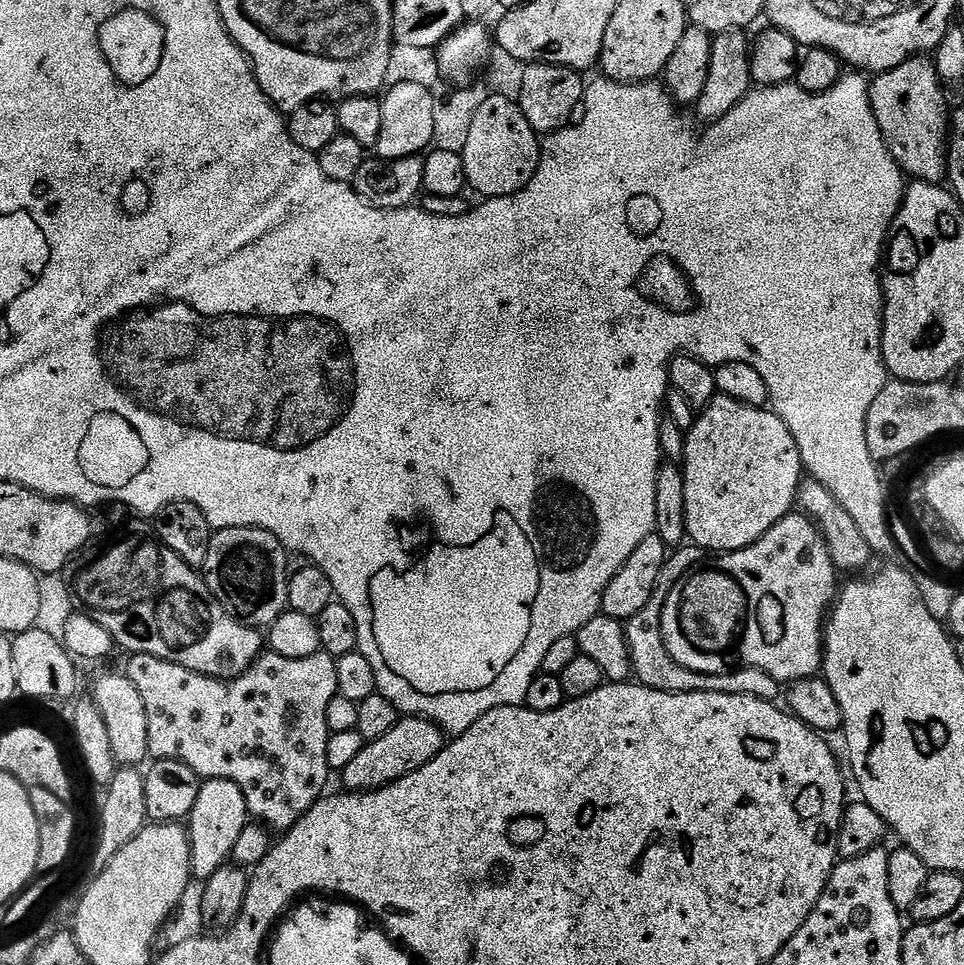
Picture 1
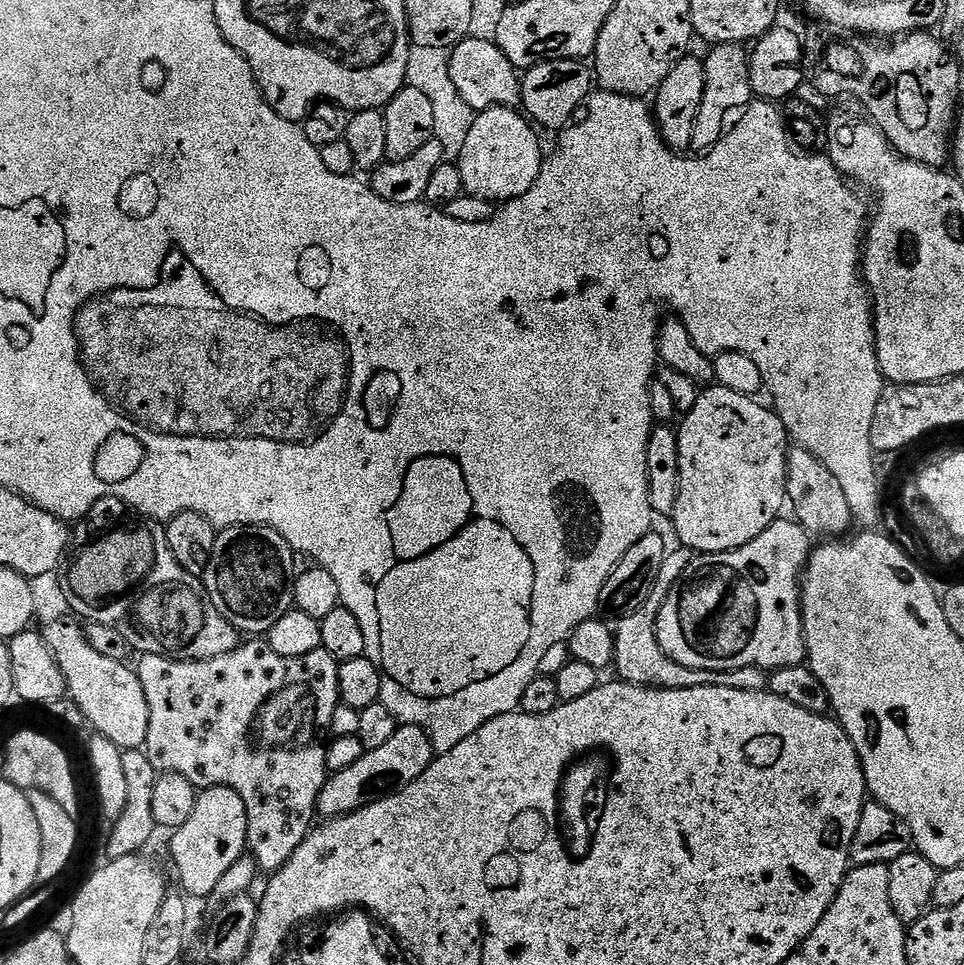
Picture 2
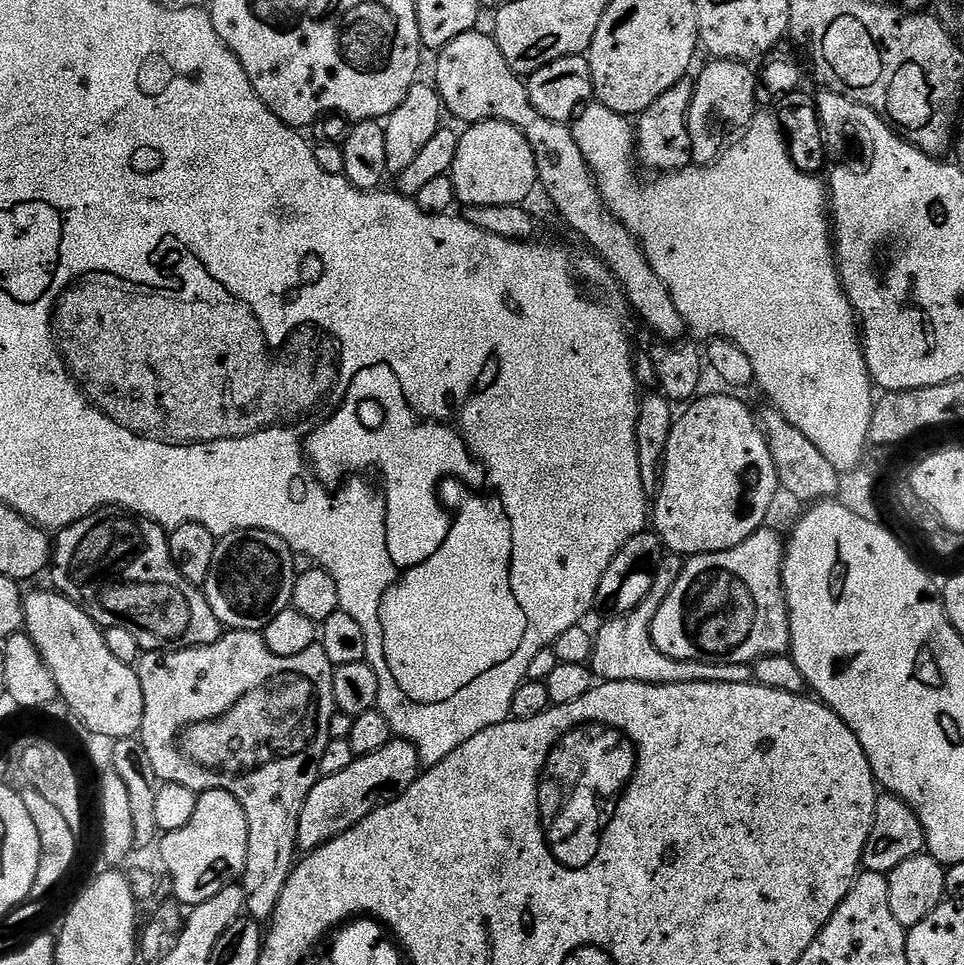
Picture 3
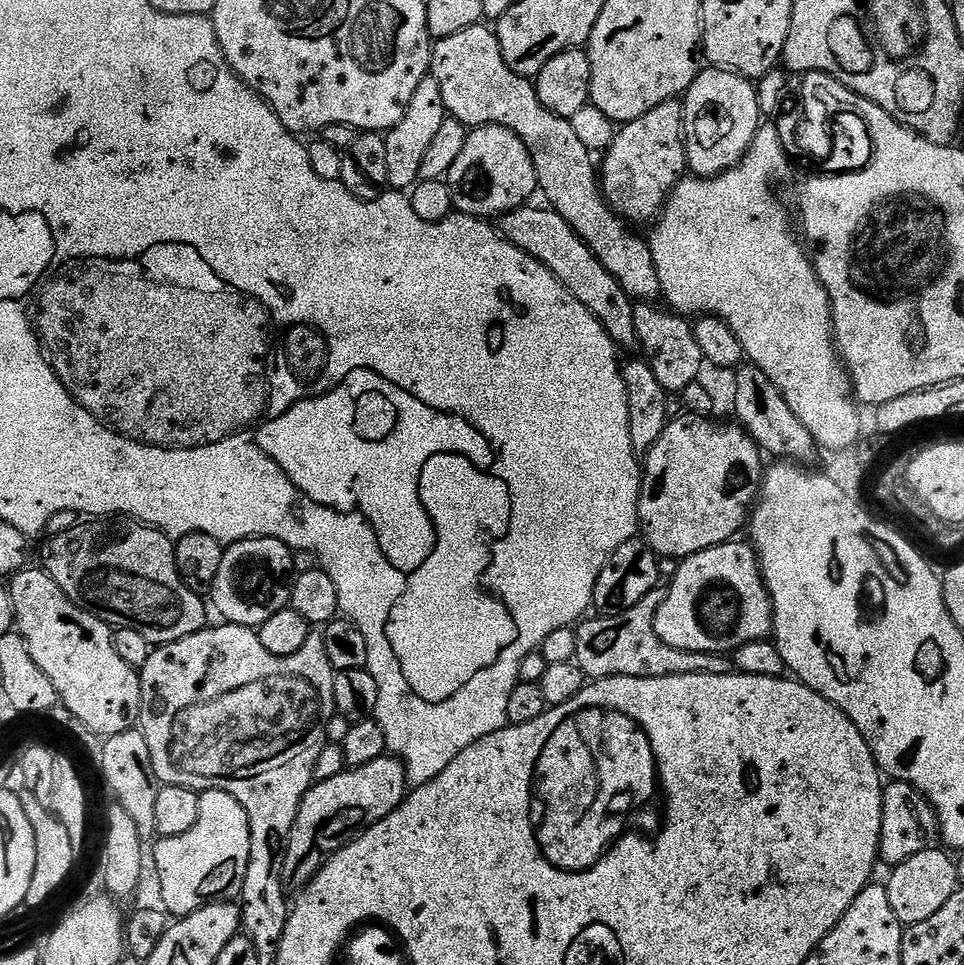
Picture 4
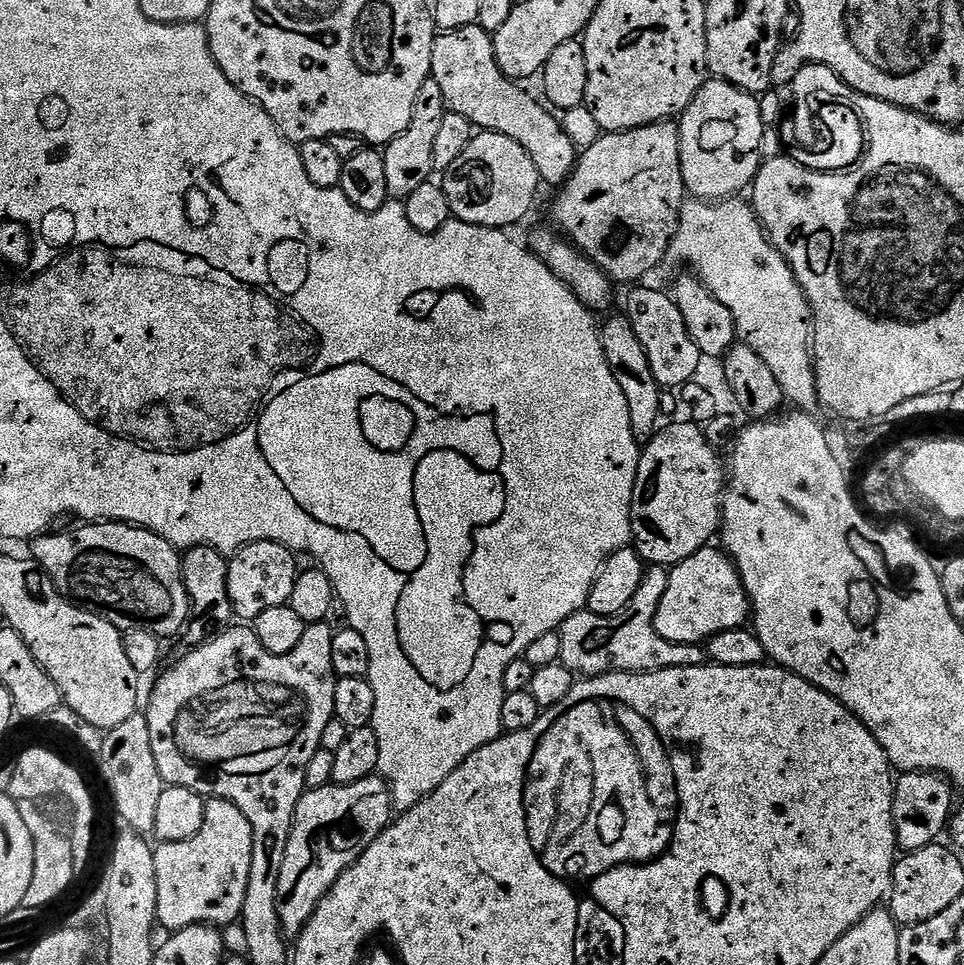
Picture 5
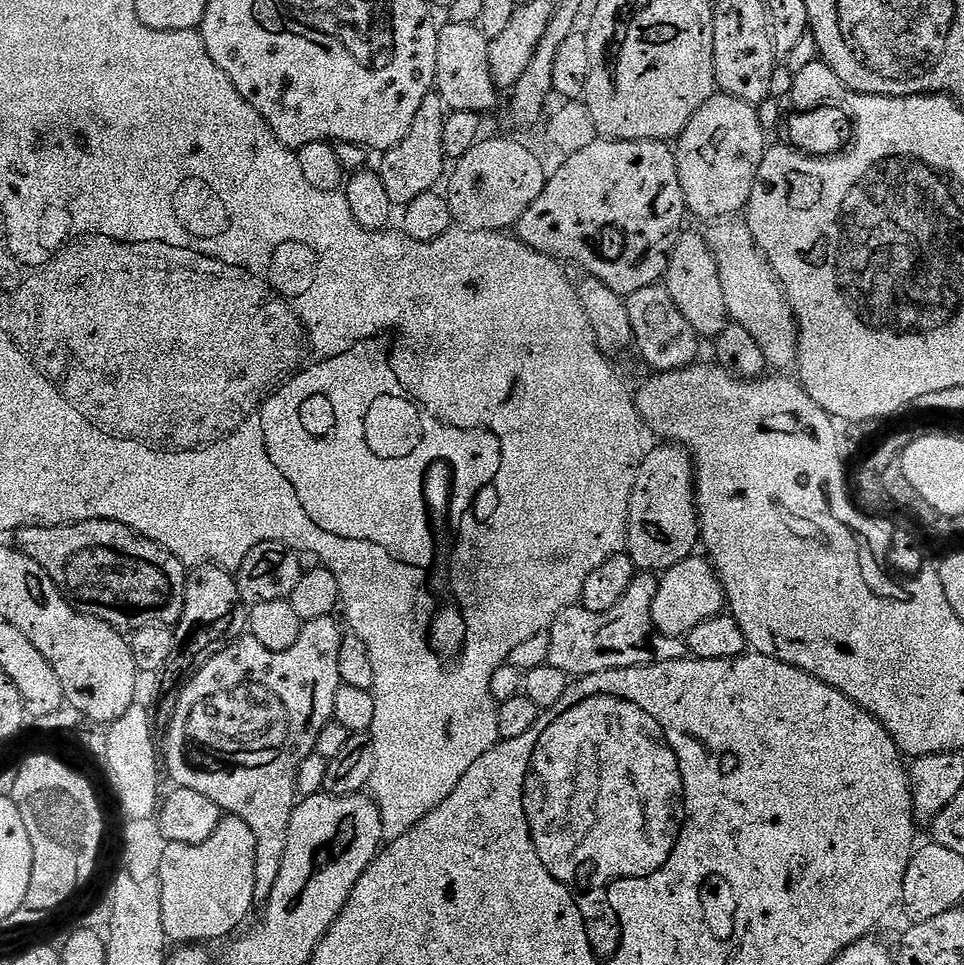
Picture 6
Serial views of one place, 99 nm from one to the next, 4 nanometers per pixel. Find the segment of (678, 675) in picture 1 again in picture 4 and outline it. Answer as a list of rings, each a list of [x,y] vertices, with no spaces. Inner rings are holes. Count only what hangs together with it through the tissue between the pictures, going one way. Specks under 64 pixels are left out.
[[[657,586],[642,602],[616,616],[585,619],[576,628],[575,664],[588,678],[633,676],[634,678],[666,678],[674,674],[730,674],[734,665],[727,655],[711,652],[683,652],[666,646],[658,638],[656,615],[664,601],[665,589]]]

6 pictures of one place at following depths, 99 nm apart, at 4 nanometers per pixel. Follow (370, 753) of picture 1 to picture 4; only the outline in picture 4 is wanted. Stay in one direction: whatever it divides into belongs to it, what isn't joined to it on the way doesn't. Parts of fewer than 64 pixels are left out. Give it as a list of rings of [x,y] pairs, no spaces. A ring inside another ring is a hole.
[[[391,754],[374,758],[374,762],[366,762],[366,766],[348,768],[342,774],[334,774],[334,778],[313,783],[312,789],[302,798],[294,830],[288,839],[282,882],[289,889],[304,888],[333,852],[342,850],[349,840],[382,822],[382,818],[389,816],[409,791],[404,763]]]

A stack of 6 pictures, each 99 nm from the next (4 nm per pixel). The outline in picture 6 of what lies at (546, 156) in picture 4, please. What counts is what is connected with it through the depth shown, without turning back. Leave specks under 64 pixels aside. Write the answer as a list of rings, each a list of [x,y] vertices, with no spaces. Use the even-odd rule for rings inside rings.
[[[445,23],[438,38],[438,66],[435,91],[444,100],[445,109],[453,112],[485,114],[496,104],[498,89],[490,74],[489,39],[476,24]]]

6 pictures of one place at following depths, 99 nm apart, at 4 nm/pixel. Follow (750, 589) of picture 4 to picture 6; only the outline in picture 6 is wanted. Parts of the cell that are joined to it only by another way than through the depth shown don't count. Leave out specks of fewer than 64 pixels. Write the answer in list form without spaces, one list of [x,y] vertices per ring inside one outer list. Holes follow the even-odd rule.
[[[693,554],[687,560],[678,562],[659,577],[659,582],[658,594],[652,600],[652,617],[654,626],[662,634],[687,637],[698,622],[706,622],[725,611],[724,587],[715,568],[703,555]]]

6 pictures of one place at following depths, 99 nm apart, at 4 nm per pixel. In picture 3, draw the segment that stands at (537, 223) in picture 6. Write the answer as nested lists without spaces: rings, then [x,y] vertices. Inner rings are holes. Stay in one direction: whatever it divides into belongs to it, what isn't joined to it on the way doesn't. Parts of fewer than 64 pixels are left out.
[[[691,79],[680,80],[670,86],[670,90],[666,90],[666,94],[662,94],[662,98],[654,101],[645,112],[639,113],[634,124],[636,154],[639,163],[653,168],[653,173],[677,172],[678,169],[689,167],[693,163],[688,111],[695,89],[695,83]]]

